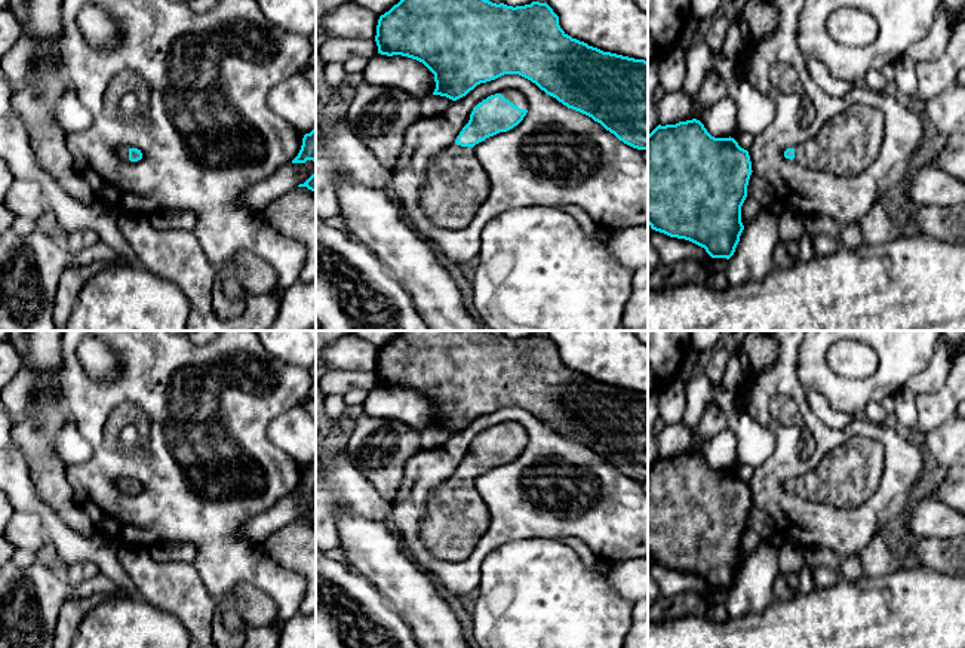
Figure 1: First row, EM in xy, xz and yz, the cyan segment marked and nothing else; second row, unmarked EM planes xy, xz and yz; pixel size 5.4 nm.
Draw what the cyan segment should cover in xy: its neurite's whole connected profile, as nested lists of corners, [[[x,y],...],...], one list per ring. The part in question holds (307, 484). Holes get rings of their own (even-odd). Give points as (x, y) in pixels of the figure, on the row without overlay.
[[[316,460],[304,467],[301,482],[292,495],[305,495],[307,492],[316,495]]]

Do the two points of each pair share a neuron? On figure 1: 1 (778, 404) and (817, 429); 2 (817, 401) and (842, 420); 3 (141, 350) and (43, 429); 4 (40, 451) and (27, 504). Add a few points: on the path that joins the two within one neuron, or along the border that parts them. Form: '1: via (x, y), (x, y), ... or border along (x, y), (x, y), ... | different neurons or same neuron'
1: border along (777, 395), (796, 405), (814, 444), (811, 453) | different neurons
2: via (823, 407), (836, 420) | same neuron
3: border along (58, 375), (70, 415) | different neurons
4: border along (34, 490), (57, 516) | different neurons

